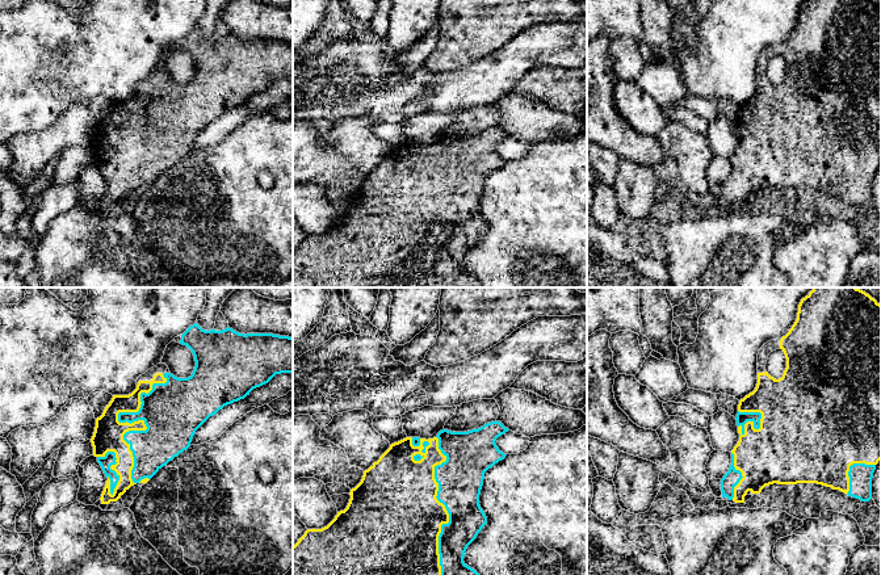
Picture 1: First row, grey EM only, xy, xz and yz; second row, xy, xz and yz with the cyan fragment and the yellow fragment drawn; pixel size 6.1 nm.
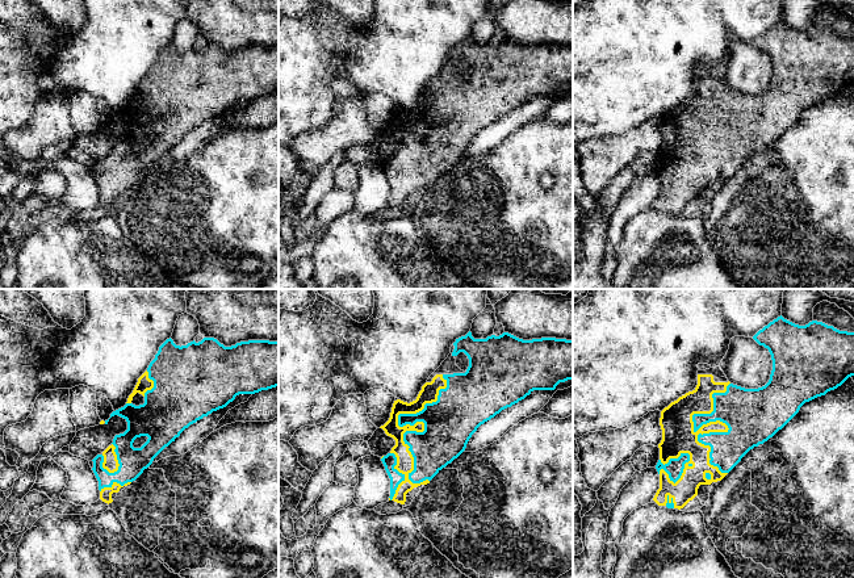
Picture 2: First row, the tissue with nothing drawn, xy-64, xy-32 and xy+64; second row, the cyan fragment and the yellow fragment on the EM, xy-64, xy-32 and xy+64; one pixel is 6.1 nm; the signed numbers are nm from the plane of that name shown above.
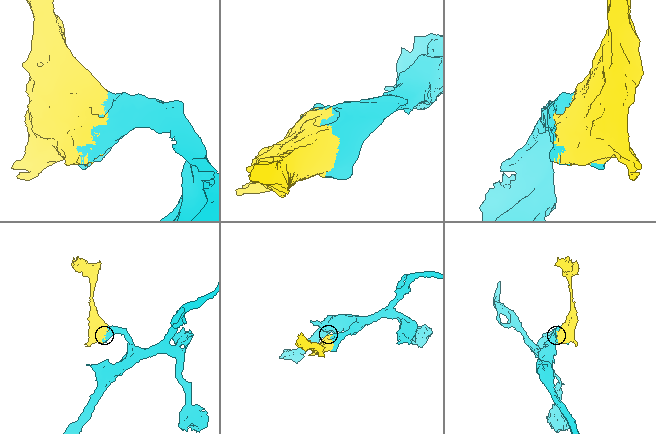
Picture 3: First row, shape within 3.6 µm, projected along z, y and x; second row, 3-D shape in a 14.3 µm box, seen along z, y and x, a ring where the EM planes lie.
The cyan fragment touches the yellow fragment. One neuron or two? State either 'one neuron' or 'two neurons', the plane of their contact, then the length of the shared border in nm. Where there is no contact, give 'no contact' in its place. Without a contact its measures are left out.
one neuron; contact in xy; length 700 nm

